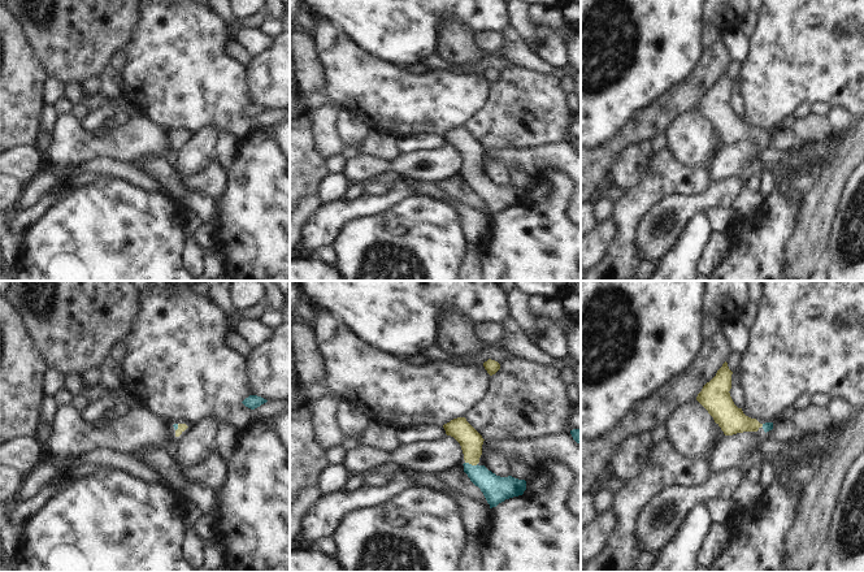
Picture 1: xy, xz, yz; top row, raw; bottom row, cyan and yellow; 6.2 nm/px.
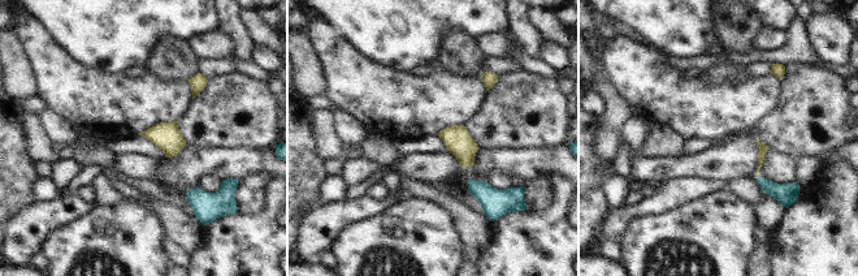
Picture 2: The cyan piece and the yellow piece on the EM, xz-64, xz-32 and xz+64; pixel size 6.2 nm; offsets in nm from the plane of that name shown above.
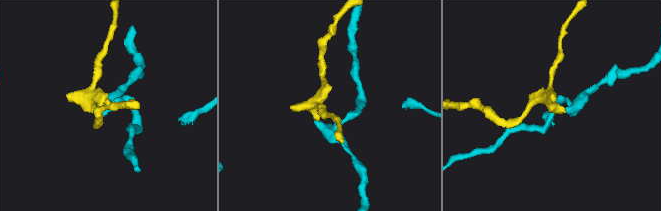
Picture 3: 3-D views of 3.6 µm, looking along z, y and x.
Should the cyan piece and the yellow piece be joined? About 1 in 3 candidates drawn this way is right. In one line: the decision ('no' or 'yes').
yes

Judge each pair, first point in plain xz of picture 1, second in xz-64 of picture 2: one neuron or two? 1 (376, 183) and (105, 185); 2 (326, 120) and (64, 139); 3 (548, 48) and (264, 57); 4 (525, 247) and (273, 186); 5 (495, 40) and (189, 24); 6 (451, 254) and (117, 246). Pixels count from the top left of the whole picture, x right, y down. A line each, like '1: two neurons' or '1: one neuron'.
1: one neuron
2: two neurons
3: one neuron
4: one neuron
5: two neurons
6: one neuron

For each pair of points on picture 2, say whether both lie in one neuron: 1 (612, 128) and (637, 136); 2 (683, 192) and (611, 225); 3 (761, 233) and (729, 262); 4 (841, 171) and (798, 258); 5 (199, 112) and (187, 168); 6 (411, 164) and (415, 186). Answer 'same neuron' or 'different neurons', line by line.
1: different neurons
2: same neuron
3: different neurons
4: same neuron
5: different neurons
6: different neurons

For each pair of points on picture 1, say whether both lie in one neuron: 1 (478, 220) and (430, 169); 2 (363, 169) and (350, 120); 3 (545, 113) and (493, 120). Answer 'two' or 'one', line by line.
1: two
2: two
3: one

